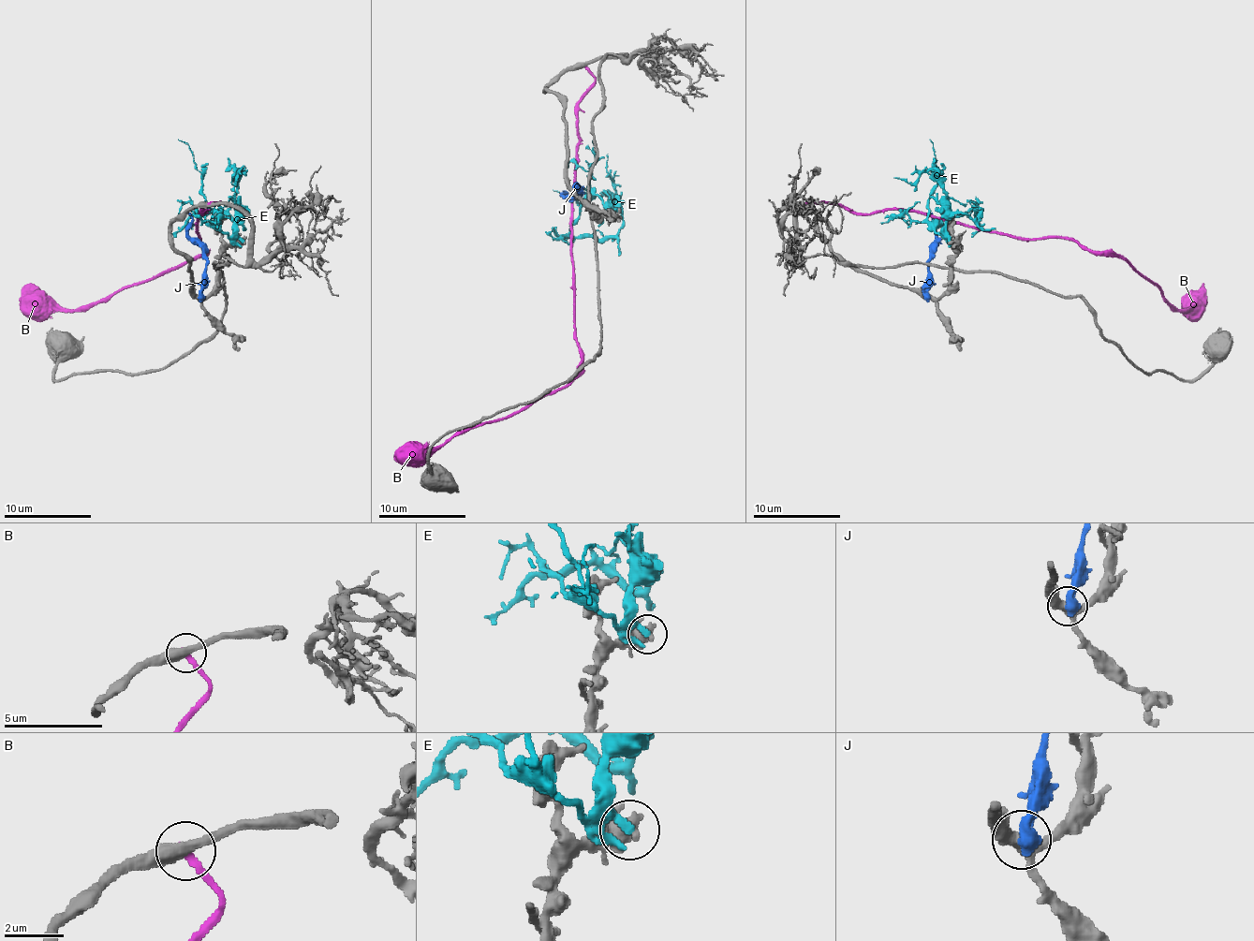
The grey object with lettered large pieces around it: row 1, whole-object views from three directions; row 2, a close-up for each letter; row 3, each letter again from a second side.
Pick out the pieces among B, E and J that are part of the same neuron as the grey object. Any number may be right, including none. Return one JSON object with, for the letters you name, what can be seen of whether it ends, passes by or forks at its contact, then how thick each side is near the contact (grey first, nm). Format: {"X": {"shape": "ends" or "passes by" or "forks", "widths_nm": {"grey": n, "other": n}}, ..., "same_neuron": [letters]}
{"J": {"shape": "ends", "widths_nm": {"grey": 440, "other": 500}}, "same_neuron": ["J"]}

